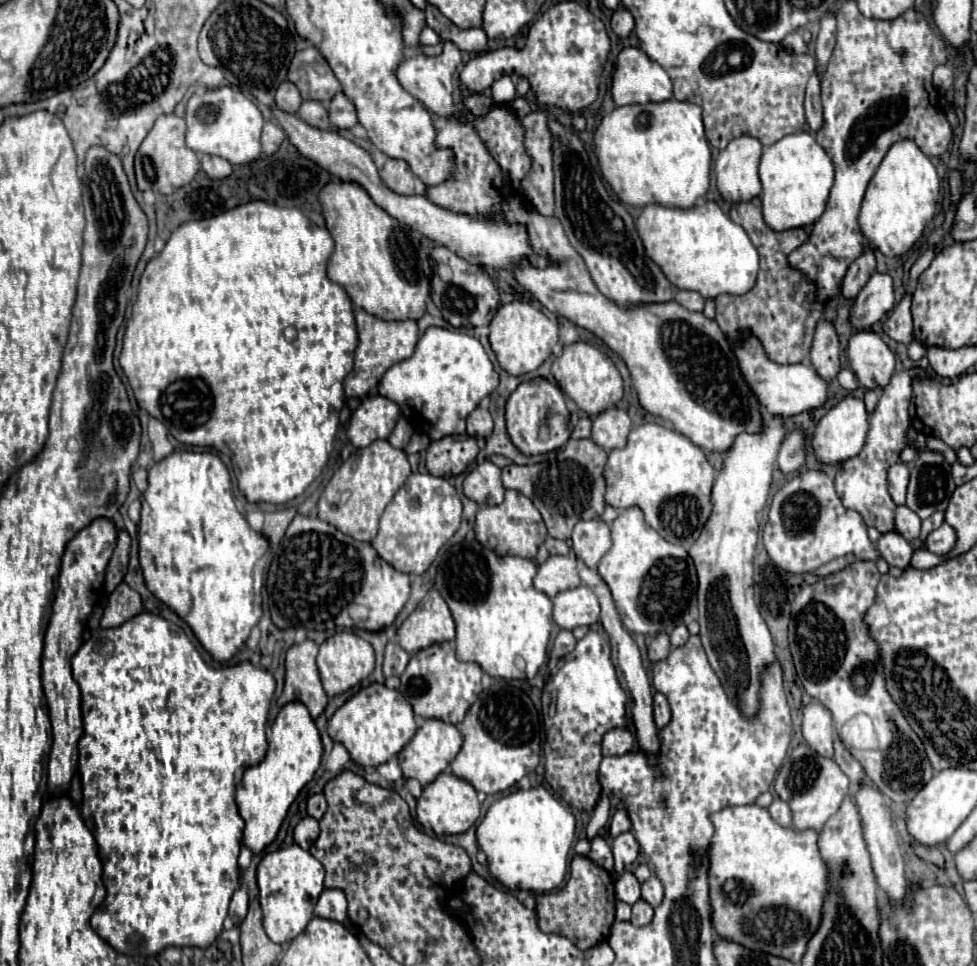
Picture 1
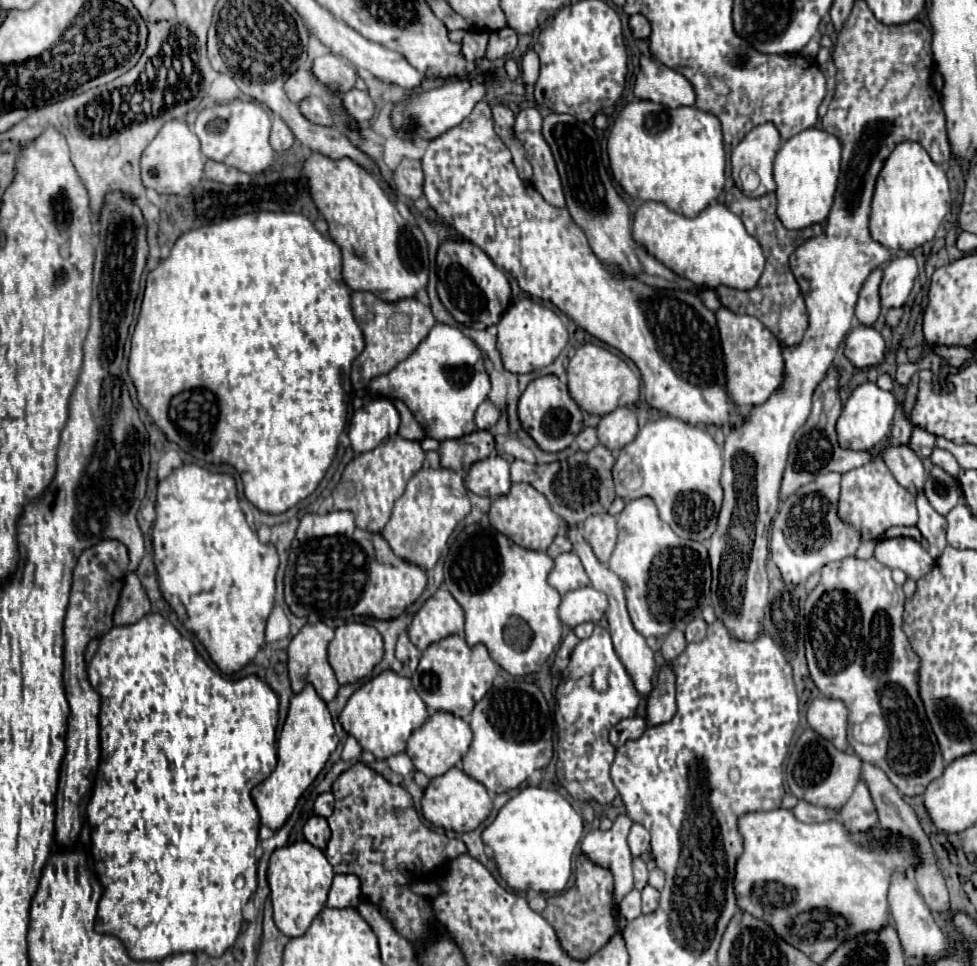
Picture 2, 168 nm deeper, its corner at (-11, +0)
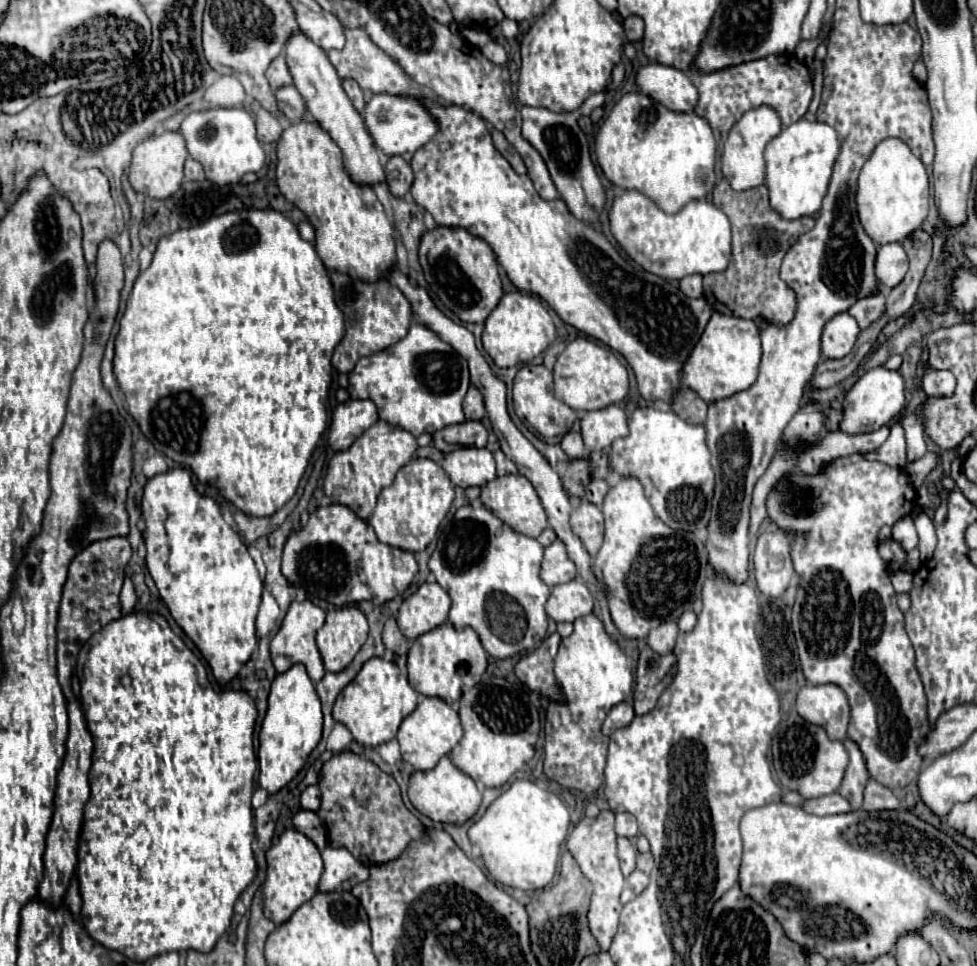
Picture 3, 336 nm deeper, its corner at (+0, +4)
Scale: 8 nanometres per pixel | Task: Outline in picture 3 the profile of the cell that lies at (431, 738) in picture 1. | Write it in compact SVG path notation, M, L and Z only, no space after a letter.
M425 697L411 715L407 715L399 727L397 741L401 745L401 755L407 763L411 763L419 771L429 771L437 765L437 761L443 755L449 755L449 751L459 743L463 735L459 715L457 711L447 705L443 699L437 697Z

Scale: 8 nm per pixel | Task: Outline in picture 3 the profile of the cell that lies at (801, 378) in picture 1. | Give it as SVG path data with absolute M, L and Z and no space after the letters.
M713 313L701 339L697 341L697 347L689 353L689 359L683 363L681 383L697 391L701 399L705 399L705 403L713 403L751 387L757 379L759 359L761 339L757 325L747 319L735 319L721 313Z

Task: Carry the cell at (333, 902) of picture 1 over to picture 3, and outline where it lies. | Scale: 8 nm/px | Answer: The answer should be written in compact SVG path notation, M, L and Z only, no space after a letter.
M325 847L325 871L319 881L319 891L351 891L357 883L369 879L369 869L357 861L345 847Z

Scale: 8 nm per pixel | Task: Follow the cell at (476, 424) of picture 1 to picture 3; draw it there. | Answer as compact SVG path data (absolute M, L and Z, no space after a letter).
M469 387L465 401L463 401L463 413L467 419L475 419L481 421L485 415L485 403L483 403L483 395L477 391L477 387Z

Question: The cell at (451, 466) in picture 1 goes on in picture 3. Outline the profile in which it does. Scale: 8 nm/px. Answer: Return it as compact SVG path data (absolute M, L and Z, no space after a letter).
M465 421L453 427L443 427L441 431L433 433L435 447L443 453L455 451L459 447L485 447L487 445L487 429L481 421Z

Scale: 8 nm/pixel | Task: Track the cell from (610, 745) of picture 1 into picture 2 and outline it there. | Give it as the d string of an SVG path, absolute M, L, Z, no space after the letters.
M642 717L622 719L616 727L612 727L612 731L610 731L610 743L618 749L618 747L622 747L626 741L638 739L644 731L646 731L646 721L644 721Z

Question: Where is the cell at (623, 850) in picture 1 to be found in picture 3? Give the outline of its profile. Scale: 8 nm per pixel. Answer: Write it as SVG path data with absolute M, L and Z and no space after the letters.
M617 813L615 815L615 833L621 837L637 837L637 821L629 813Z

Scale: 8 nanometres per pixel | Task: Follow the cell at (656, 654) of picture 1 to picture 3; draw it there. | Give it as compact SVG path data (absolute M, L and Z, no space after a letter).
M669 621L669 623L661 623L661 627L653 629L647 637L647 643L653 651L665 655L669 651L673 651L675 647L675 639L679 635L679 627L675 621Z

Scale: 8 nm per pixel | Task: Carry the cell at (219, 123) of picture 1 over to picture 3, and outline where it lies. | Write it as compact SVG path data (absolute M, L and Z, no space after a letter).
M243 107L189 113L181 123L181 135L185 137L189 155L205 167L205 177L219 187L239 183L245 173L257 173L265 163L265 151L255 135L255 121Z

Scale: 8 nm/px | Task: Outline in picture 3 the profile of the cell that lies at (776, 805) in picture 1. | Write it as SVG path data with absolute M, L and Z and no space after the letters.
M831 793L831 795L825 795L825 797L807 799L803 809L807 813L813 813L813 815L835 815L835 813L849 813L851 805L839 793Z

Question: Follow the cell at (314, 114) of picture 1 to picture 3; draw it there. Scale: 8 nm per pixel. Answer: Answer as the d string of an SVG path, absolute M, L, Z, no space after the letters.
M289 85L289 87L279 87L275 91L275 97L277 97L277 105L279 105L279 111L283 113L283 117L289 121L289 123L297 123L303 119L303 113L305 113L305 101L301 97L301 93Z

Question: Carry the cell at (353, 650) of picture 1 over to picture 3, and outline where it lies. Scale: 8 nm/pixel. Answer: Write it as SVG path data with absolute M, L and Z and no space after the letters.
M357 607L329 611L325 625L317 631L317 647L325 669L331 673L343 671L367 641L367 635L367 619Z

